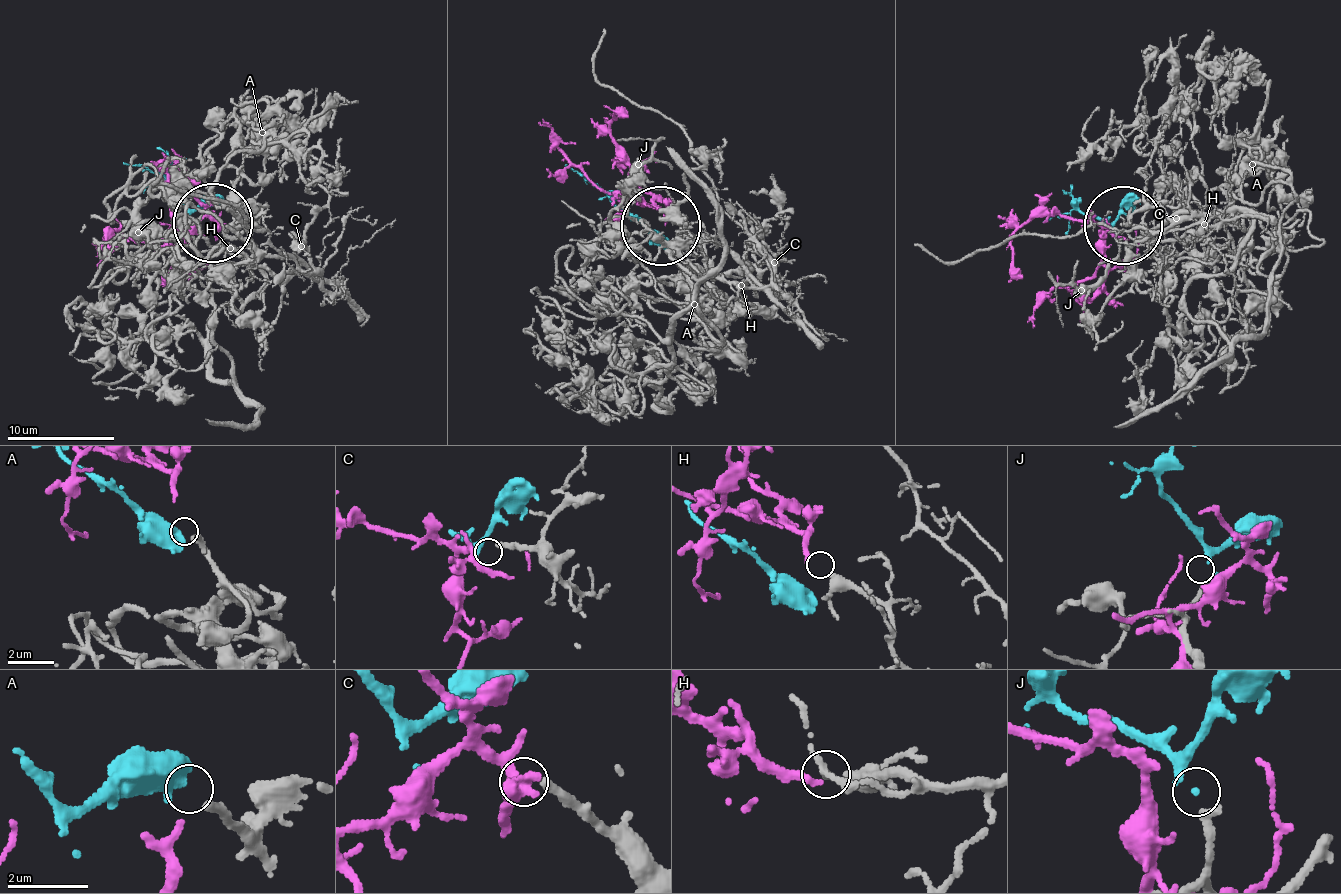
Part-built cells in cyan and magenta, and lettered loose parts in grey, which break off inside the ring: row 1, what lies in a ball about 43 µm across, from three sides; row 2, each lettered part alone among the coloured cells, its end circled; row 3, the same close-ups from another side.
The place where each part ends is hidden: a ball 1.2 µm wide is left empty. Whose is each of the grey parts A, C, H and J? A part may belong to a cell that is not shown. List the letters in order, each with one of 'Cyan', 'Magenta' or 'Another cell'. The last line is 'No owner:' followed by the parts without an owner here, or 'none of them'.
A: Another cell
C: Another cell
H: Magenta
J: Cyan
No owner: A, C

